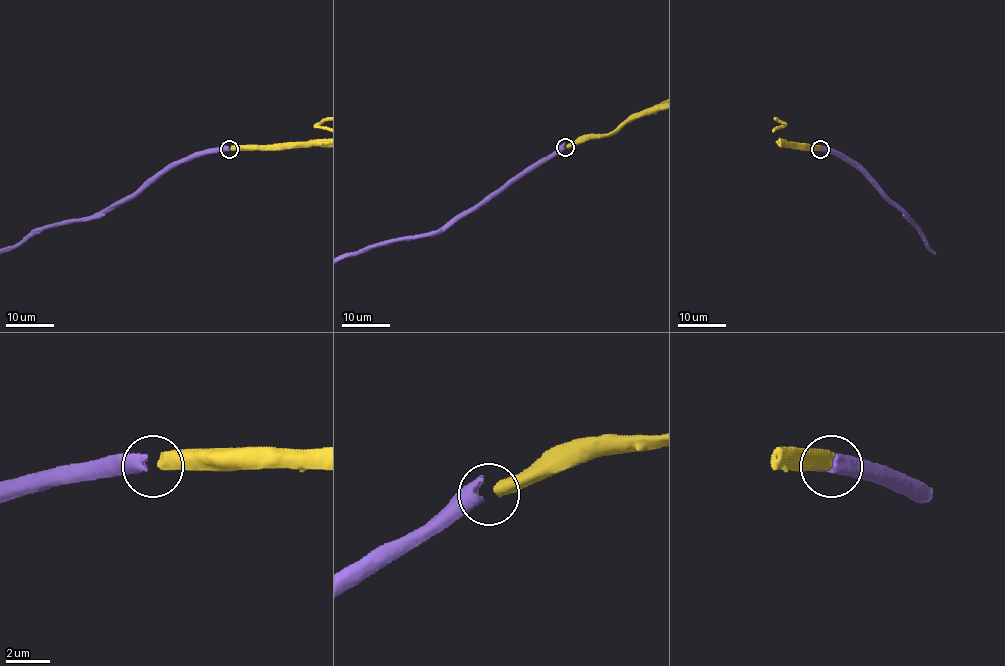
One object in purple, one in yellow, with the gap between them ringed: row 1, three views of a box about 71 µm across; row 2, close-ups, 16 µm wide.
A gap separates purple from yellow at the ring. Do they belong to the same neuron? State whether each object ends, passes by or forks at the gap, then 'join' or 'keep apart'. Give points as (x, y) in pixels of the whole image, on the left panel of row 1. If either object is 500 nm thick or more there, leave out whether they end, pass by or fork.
join

